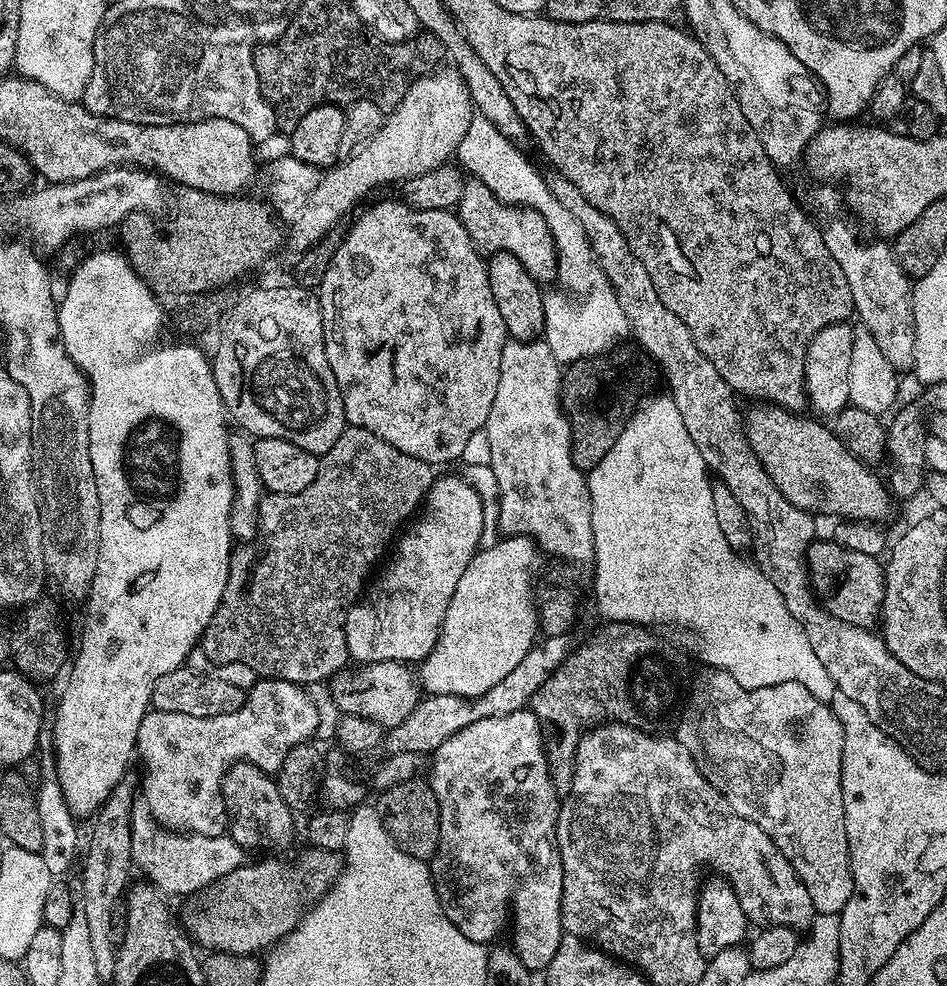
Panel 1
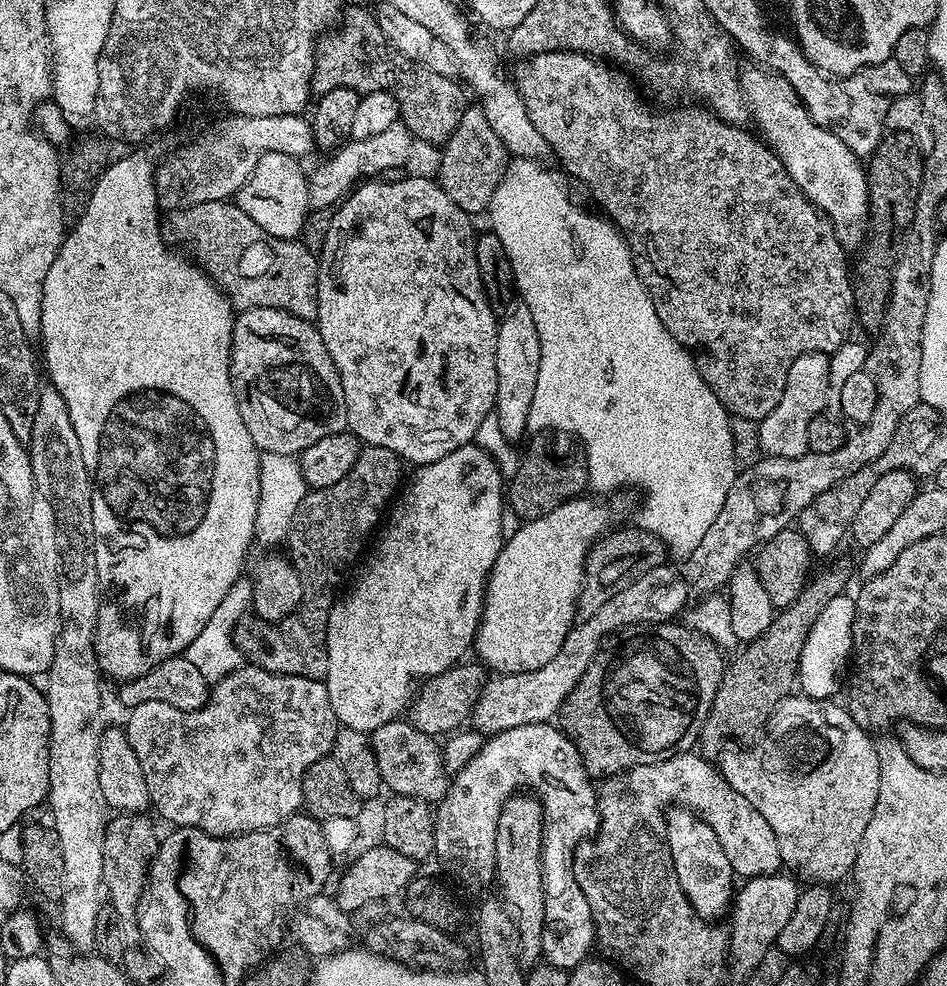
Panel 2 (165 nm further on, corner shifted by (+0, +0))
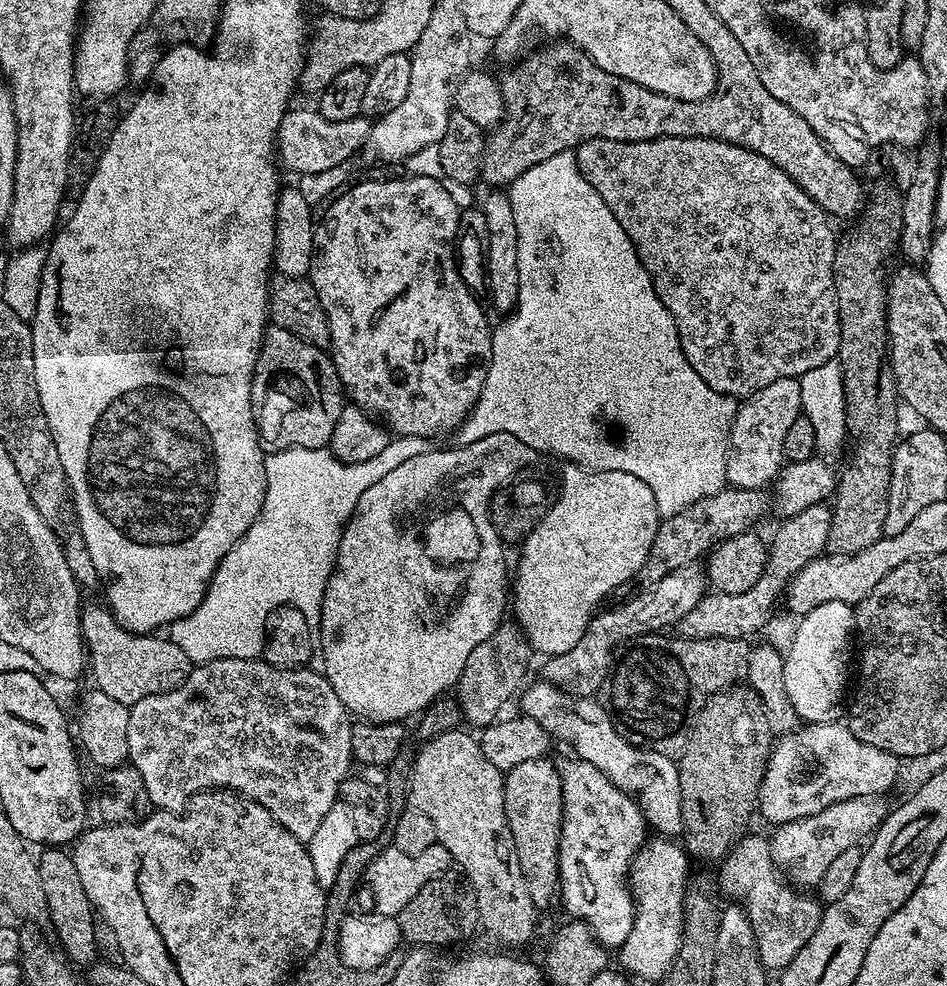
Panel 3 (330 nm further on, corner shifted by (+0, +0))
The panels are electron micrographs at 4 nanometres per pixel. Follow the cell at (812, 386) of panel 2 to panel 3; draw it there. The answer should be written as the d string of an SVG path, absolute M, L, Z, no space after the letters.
M795 376L778 378L778 382L770 382L761 392L756 392L747 397L737 407L736 417L732 423L732 433L728 439L728 457L726 458L726 481L734 488L758 488L763 489L764 484L771 485L779 477L780 469L785 463L784 443L786 433L790 431L790 426L794 418L802 415L802 390L799 379Z

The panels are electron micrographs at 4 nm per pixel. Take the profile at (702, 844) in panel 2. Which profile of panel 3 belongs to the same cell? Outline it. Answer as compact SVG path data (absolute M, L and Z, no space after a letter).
M547 682L539 683L529 683L519 693L519 711L538 722L552 738L569 744L579 759L590 762L590 766L598 766L598 770L602 770L602 774L606 774L606 778L610 778L624 792L635 794L645 821L651 827L653 824L660 831L657 833L661 837L679 837L684 832L684 824L677 761L673 757L658 754L653 748L641 746L627 735L621 734L611 712L601 701L599 704L599 699L590 696L569 696L558 686Z

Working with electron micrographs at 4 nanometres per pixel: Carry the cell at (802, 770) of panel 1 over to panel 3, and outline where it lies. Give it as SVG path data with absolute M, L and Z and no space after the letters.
M805 723L794 732L783 733L775 741L772 754L768 758L768 765L764 768L758 797L759 815L764 815L772 826L794 822L810 814L818 814L818 810L826 810L826 806L834 806L850 798L884 796L895 786L896 779L900 776L901 757L890 754L886 750L878 750L878 746L866 746L866 742L854 738L854 734L847 726L836 723Z

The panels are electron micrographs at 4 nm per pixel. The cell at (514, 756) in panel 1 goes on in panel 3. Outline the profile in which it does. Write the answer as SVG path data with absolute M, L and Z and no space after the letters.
M571 758L559 765L562 794L564 795L564 817L560 827L560 853L558 854L558 900L564 903L567 914L573 920L581 920L596 936L597 942L609 950L619 950L630 936L634 926L636 902L632 898L632 889L628 887L628 870L632 867L632 858L644 847L646 821L640 805L629 793L618 786L590 762Z

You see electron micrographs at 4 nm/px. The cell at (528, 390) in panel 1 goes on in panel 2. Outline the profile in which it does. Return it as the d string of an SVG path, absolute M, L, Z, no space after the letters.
M523 302L509 310L505 316L499 317L498 330L498 390L496 391L496 407L494 419L498 422L505 441L512 442L519 438L528 428L528 411L534 396L534 386L538 380L538 358L540 343L538 342L538 326L534 326L534 318Z

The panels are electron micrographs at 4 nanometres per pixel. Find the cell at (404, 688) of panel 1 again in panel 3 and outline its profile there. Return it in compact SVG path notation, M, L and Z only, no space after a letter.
M502 622L486 642L482 642L466 658L466 670L462 670L458 685L458 701L463 719L477 724L483 730L501 715L508 699L515 697L525 687L528 676L528 663L534 659L532 645L528 643L519 624Z

